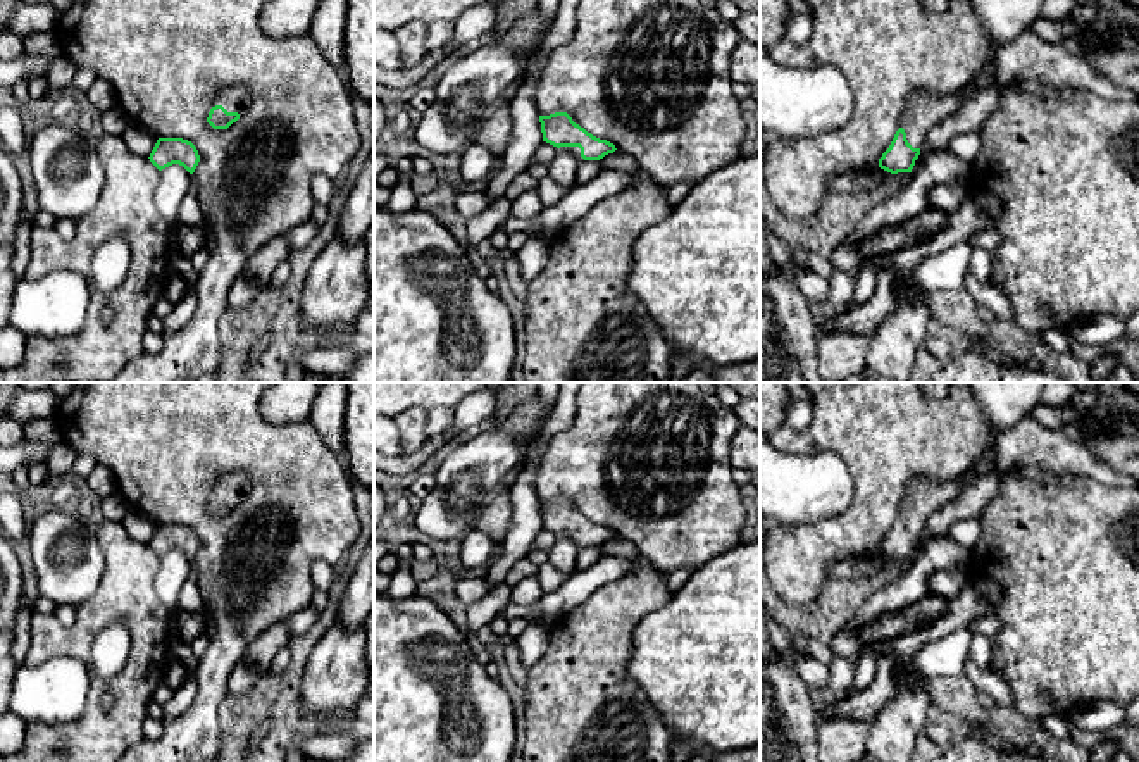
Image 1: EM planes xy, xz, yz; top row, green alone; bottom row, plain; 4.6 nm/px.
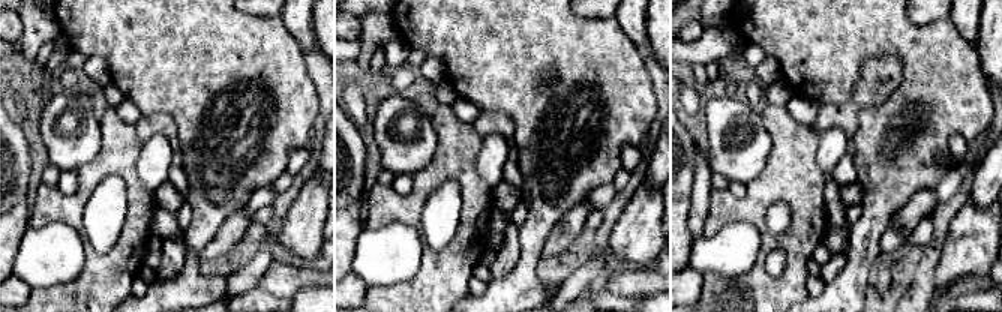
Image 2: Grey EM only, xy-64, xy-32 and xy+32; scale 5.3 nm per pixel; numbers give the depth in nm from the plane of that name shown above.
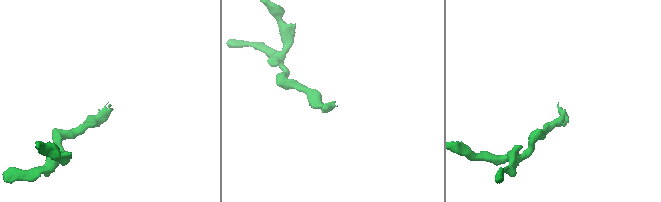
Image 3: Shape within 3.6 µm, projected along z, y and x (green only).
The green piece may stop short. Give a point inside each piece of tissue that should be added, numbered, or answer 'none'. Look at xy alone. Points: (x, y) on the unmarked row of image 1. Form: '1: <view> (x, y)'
1: xy (235, 485)

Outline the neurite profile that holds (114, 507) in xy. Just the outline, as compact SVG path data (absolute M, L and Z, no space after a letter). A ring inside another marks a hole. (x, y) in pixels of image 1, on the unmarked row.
M115 491L100 500L100 510L105 521L117 521L121 522L124 515L131 510L126 498Z

